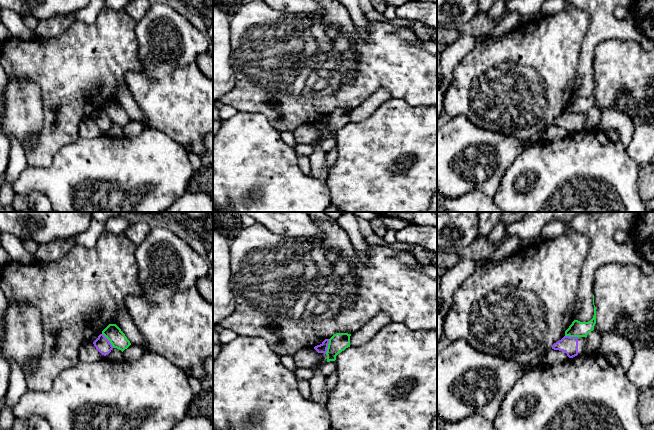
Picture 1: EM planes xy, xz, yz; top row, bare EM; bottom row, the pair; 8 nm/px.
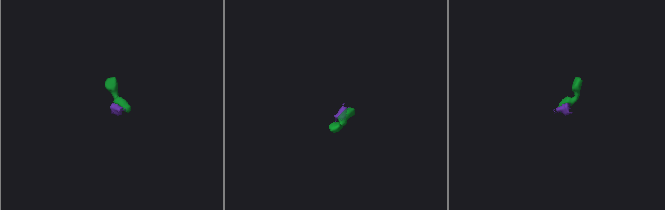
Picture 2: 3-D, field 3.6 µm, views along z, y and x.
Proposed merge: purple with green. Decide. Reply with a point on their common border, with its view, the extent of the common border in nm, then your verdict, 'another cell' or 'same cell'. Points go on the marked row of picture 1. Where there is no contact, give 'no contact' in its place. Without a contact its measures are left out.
xz (327, 346) | 120 nm | another cell

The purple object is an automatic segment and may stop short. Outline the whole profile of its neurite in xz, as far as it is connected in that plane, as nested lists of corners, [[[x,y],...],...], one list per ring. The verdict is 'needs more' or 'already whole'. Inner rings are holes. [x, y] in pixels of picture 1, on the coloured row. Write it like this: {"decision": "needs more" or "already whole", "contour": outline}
{"decision": "needs more", "contour": [[[325,339],[320,345],[314,347],[314,349],[319,353],[319,358],[318,362],[314,366],[315,373],[309,380],[309,385],[311,387],[311,396],[309,400],[323,405],[326,405],[328,401],[328,395],[326,393],[326,376],[318,369],[327,362],[326,352],[328,344],[329,339]]]}

